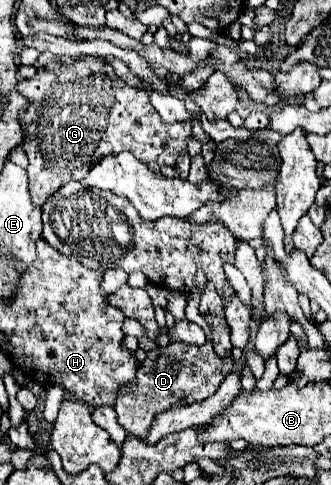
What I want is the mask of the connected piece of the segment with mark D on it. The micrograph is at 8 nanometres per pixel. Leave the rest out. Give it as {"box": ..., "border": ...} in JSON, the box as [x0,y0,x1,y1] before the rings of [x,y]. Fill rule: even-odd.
{"box":[115,340,233,440],"border":[[[213,340],[205,342],[203,346],[171,342],[165,348],[147,352],[147,360],[139,366],[139,384],[135,384],[135,388],[123,388],[123,392],[117,396],[115,412],[119,424],[127,430],[127,434],[145,440],[157,414],[173,406],[203,402],[205,398],[213,396],[225,376],[233,370],[233,364],[233,356],[221,358],[215,354]]]}

